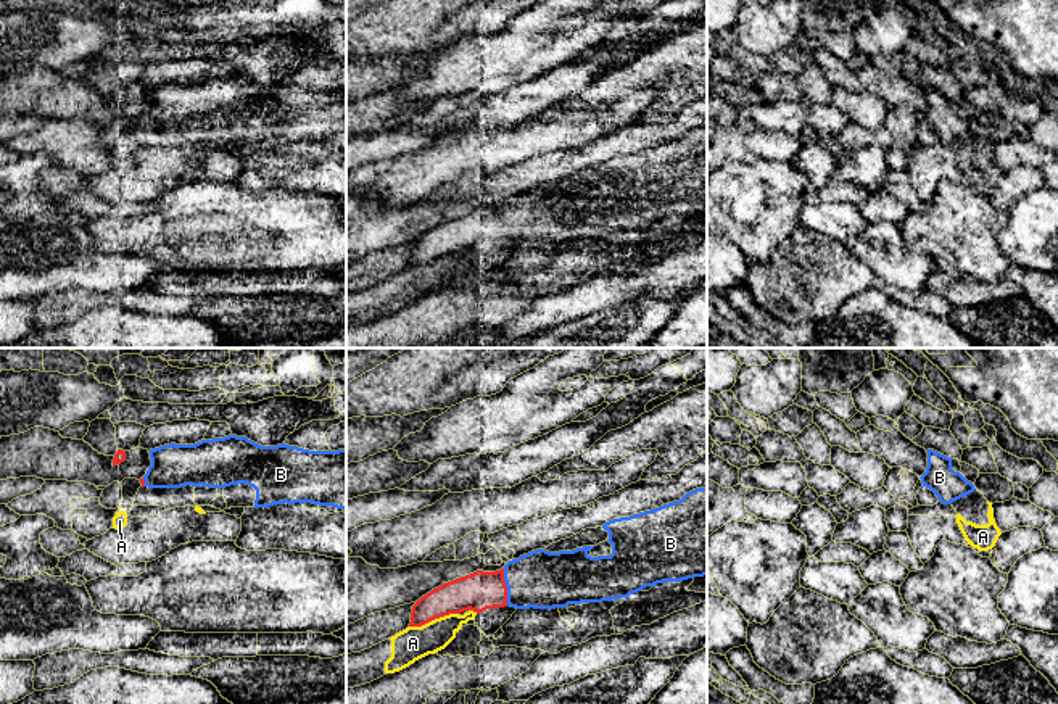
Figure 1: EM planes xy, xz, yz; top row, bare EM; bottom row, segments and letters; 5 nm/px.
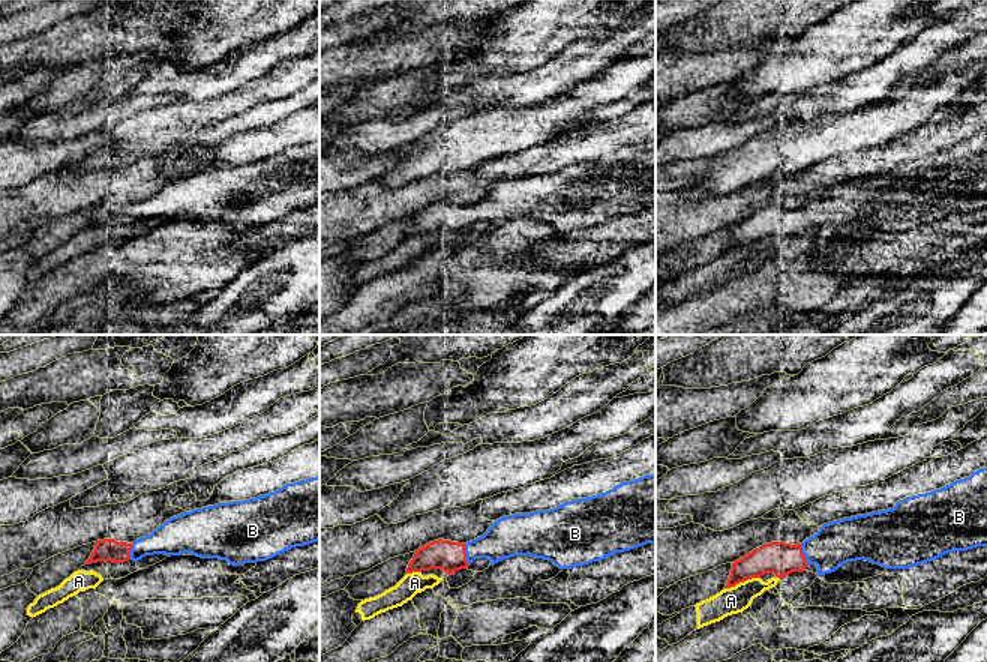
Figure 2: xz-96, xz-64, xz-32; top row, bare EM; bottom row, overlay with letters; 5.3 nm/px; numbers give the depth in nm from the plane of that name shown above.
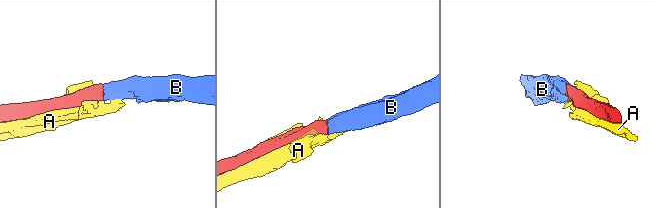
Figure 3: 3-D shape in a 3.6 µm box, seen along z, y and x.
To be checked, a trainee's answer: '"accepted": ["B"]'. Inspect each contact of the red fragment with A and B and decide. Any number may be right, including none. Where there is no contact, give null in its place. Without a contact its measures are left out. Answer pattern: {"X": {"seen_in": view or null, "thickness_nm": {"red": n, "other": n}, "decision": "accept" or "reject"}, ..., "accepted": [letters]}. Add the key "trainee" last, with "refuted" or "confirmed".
{"A": {"seen_in": "xz", "thickness_nm": {"red": 190, "other": 160}, "decision": "reject"}, "B": {"seen_in": "xz", "thickness_nm": {"red": 190, "other": 280}, "decision": "accept"}, "accepted": ["B"], "trainee": "confirmed"}

